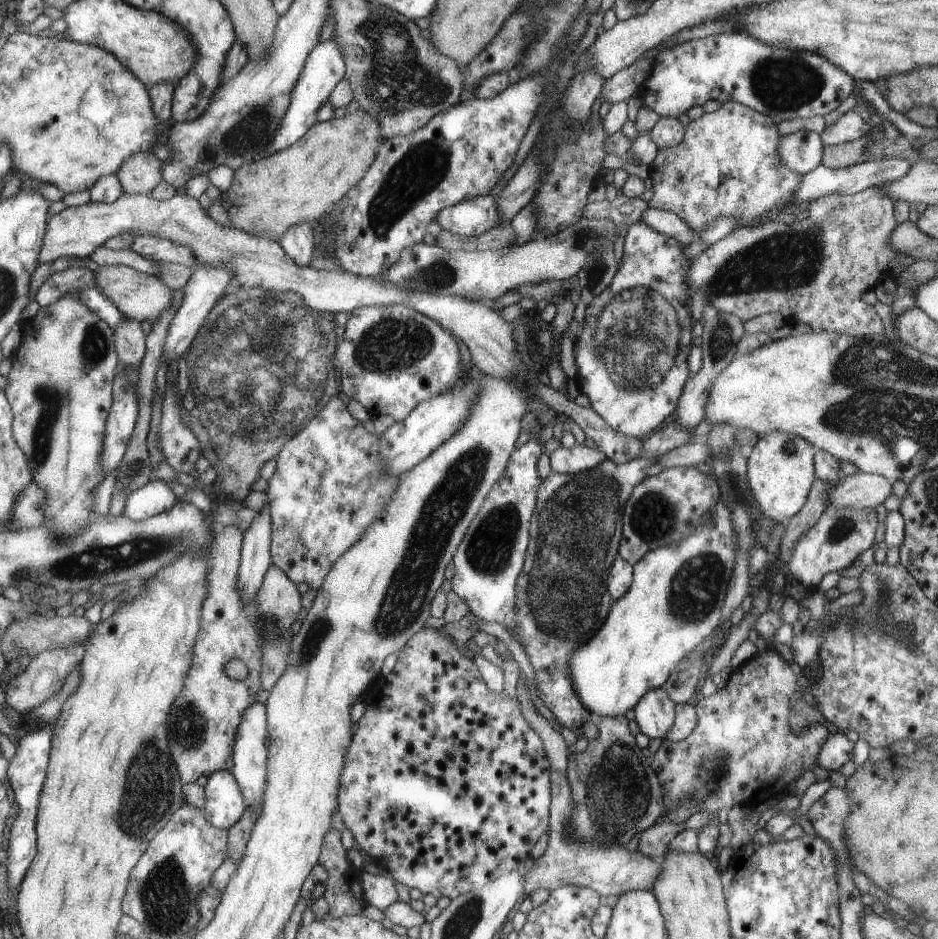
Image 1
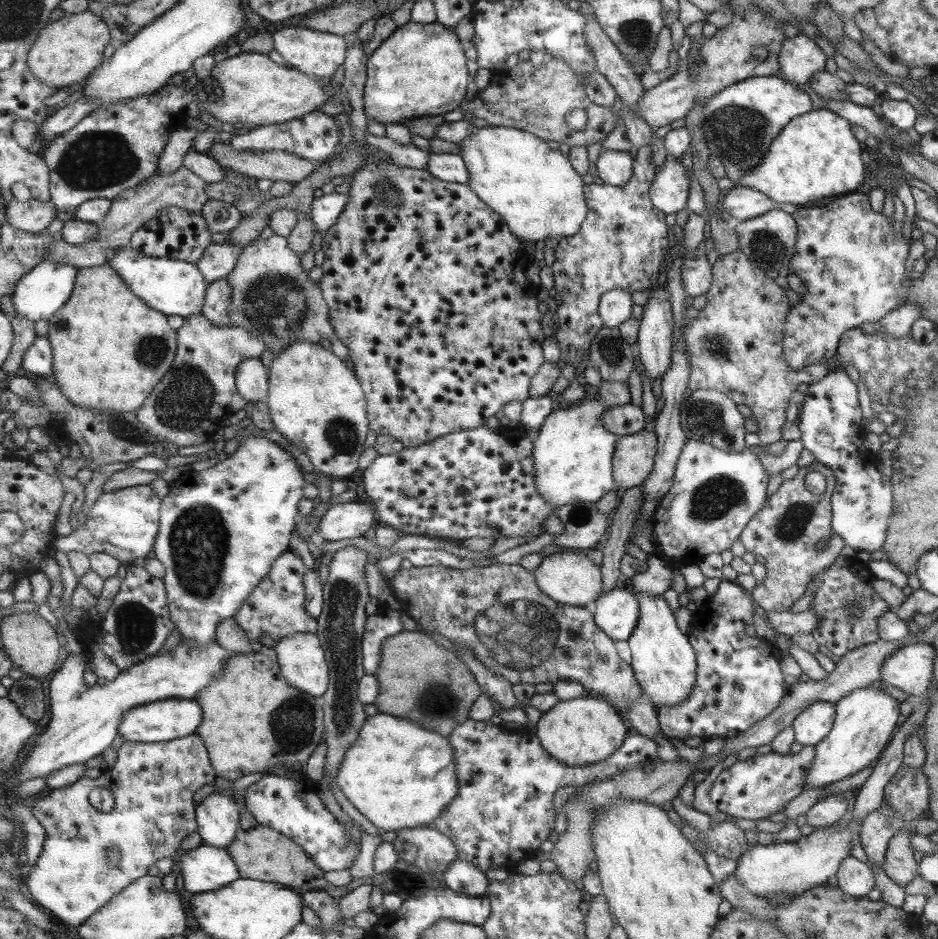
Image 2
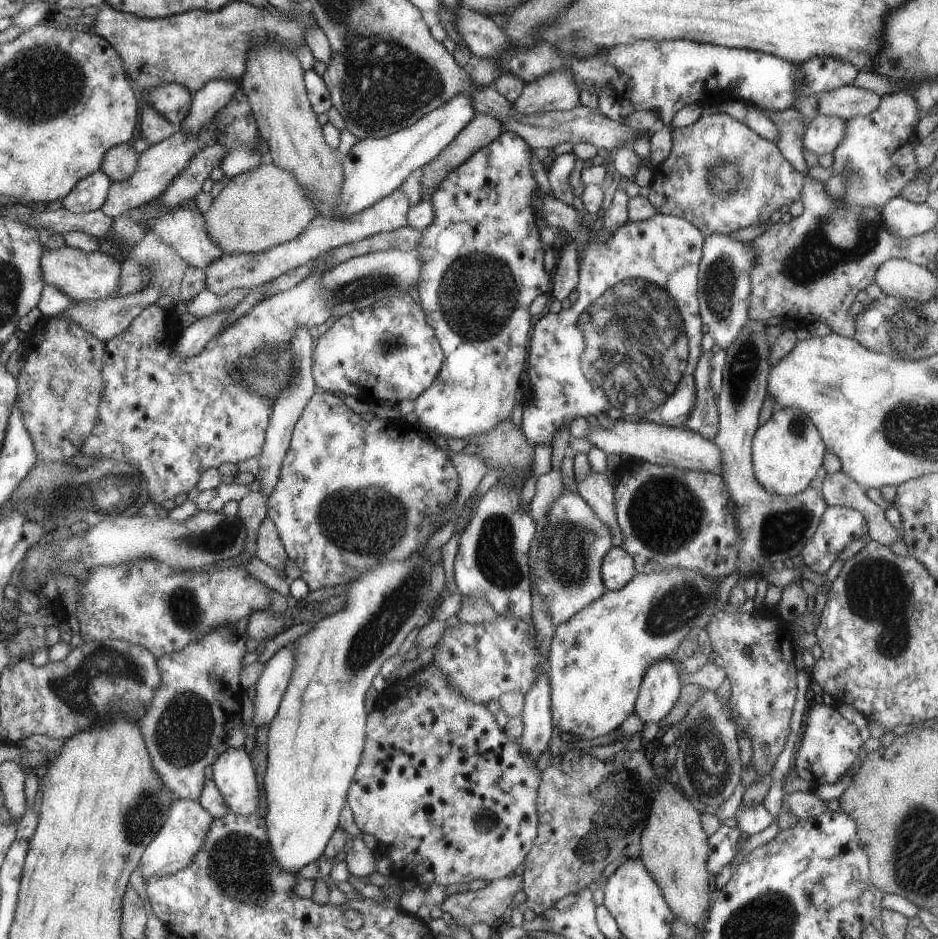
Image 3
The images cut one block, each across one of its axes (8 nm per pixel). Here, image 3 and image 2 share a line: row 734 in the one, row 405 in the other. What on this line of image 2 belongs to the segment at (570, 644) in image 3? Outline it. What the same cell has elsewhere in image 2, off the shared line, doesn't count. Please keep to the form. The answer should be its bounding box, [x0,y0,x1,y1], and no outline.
[533,388,615,508]

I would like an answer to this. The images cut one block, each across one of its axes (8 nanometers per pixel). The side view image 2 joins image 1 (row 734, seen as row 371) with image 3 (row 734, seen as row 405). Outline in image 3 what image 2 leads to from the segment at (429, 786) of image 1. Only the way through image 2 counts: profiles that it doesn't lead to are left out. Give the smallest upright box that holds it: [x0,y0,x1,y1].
[348,661,540,886]

